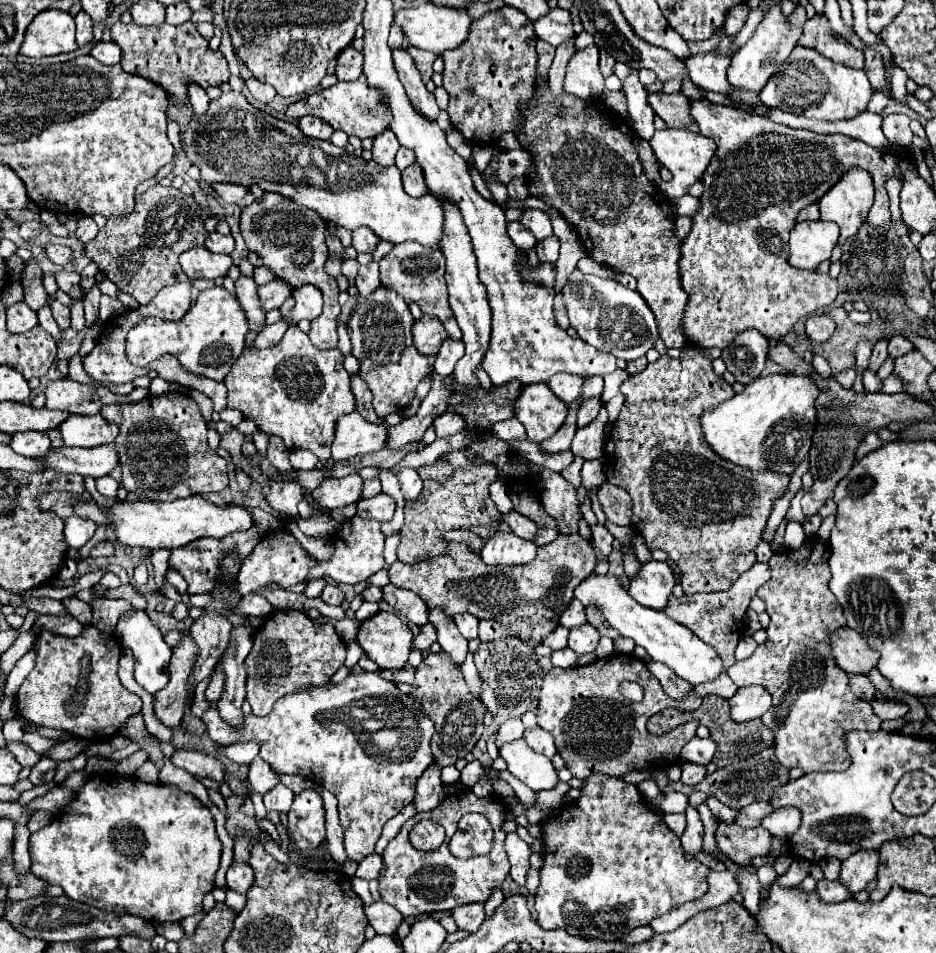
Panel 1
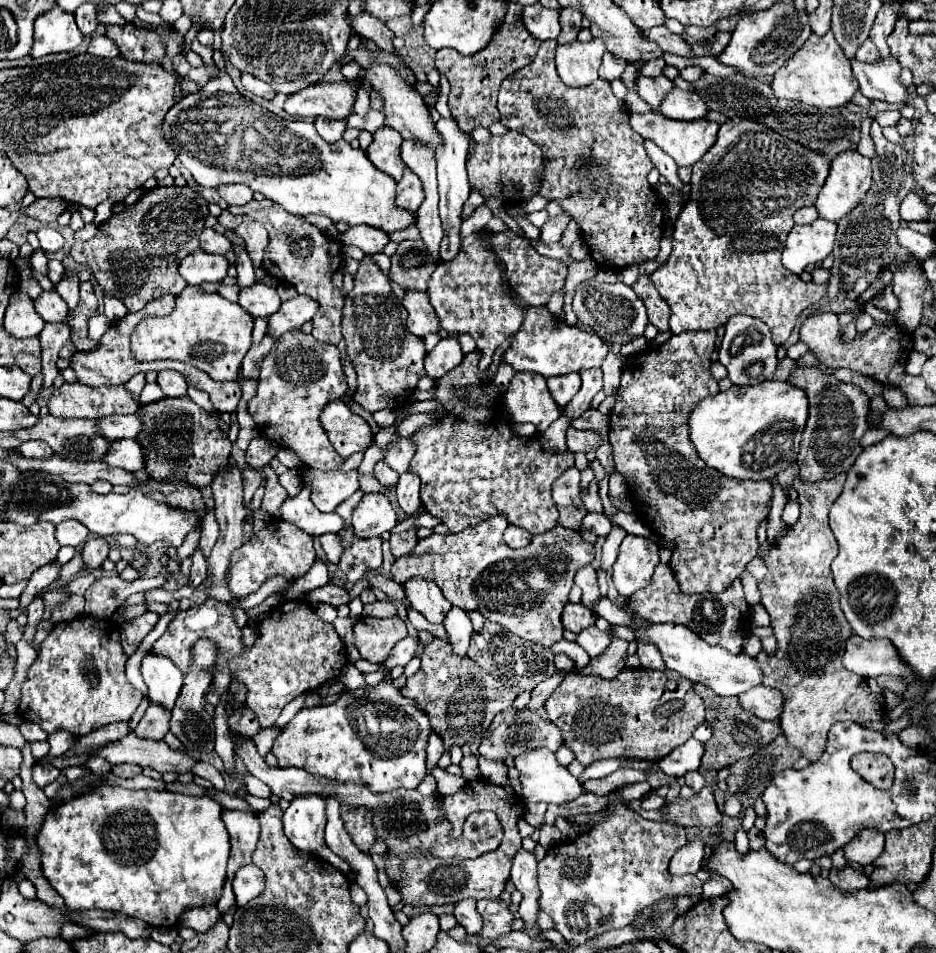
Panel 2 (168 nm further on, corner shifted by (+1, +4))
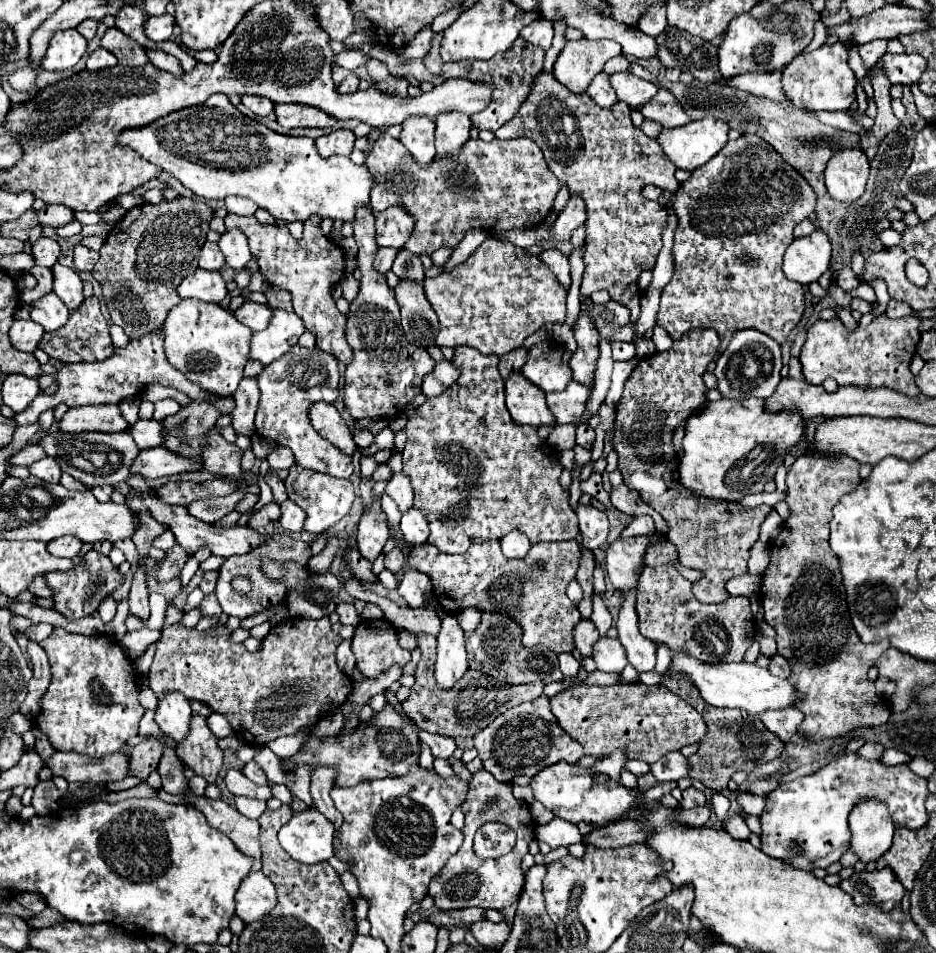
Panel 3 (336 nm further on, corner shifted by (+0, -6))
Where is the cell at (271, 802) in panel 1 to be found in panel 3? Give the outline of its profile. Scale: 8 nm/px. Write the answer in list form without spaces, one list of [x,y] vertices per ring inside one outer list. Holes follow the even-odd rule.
[[[229,769],[225,781],[227,781],[227,789],[233,795],[245,795],[245,797],[255,797],[255,799],[263,799],[263,801],[267,801],[269,797],[273,797],[271,789],[267,785],[265,787],[255,785],[239,769]]]

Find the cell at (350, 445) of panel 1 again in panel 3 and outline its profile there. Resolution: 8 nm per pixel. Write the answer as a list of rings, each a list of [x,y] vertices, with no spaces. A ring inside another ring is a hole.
[[[313,403],[309,407],[309,419],[315,431],[327,441],[331,441],[335,447],[339,447],[343,453],[353,455],[357,451],[347,423],[341,419],[339,411],[331,403]]]

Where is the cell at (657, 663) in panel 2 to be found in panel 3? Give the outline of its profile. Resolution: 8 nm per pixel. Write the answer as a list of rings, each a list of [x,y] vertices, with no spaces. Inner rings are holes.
[[[631,589],[627,593],[619,593],[621,595],[621,609],[619,609],[619,619],[617,619],[615,627],[619,631],[619,641],[627,651],[629,663],[637,671],[653,671],[657,647],[649,639],[645,639],[637,629],[635,591],[637,589]]]

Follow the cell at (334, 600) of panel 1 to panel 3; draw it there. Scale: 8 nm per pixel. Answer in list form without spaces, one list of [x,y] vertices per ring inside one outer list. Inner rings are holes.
[[[339,603],[339,607],[337,607],[337,613],[339,613],[339,617],[341,617],[341,625],[359,625],[359,621],[361,621],[361,615],[355,611],[355,607],[353,607],[353,603]]]

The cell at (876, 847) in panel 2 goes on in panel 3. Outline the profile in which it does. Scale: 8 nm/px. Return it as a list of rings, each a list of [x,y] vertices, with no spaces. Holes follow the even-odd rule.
[[[865,797],[849,815],[851,849],[863,863],[879,859],[891,847],[895,825],[889,809],[875,797]]]

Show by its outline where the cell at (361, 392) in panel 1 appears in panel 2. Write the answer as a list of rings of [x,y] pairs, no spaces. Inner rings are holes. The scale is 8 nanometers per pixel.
[[[396,425],[378,427],[374,443],[384,449],[384,463],[388,463],[396,473],[408,471],[408,463],[416,453],[416,443],[412,437],[402,437]]]

